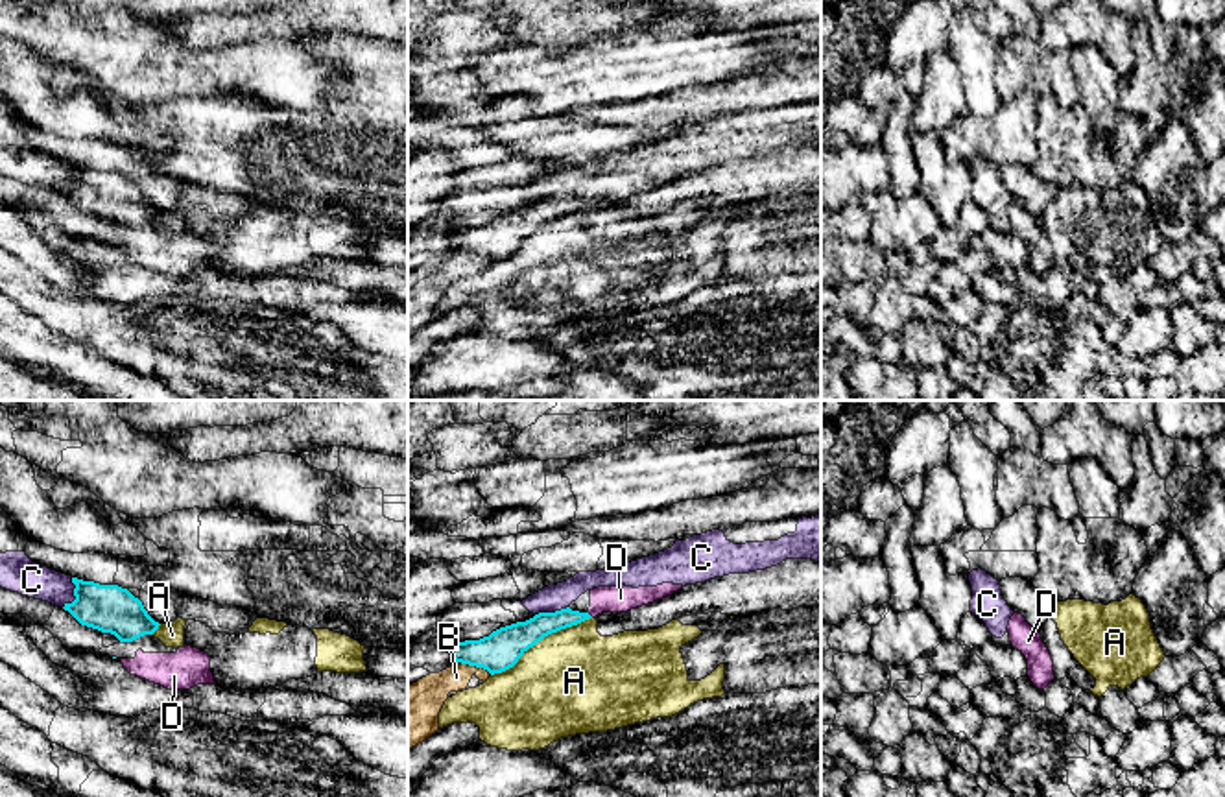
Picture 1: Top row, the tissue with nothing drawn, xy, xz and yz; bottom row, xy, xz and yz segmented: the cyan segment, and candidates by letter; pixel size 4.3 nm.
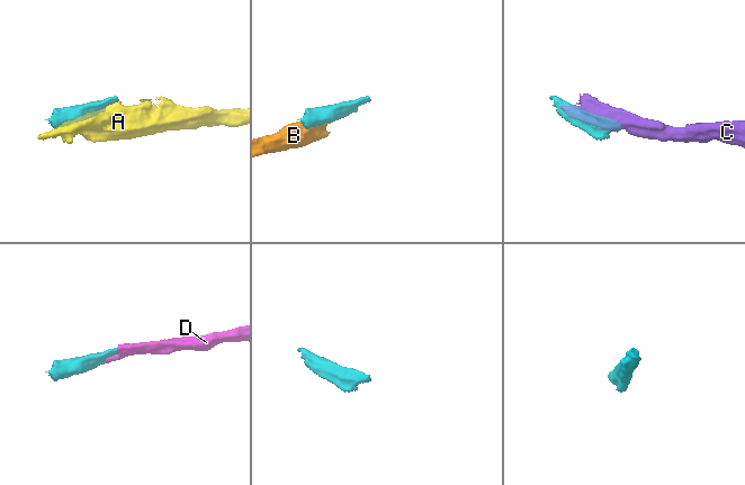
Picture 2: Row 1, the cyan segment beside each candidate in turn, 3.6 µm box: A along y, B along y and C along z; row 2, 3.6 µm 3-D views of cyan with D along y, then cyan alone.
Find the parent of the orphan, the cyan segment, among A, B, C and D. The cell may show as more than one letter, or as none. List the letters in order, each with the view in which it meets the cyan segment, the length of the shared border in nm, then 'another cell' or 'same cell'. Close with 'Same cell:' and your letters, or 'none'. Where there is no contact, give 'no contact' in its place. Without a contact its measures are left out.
A: xz | 500 nm | another cell
B: xz | 170 nm | another cell
C: xy | 140 nm | another cell
D: xz | 40 nm | same cell
Same cell: D

